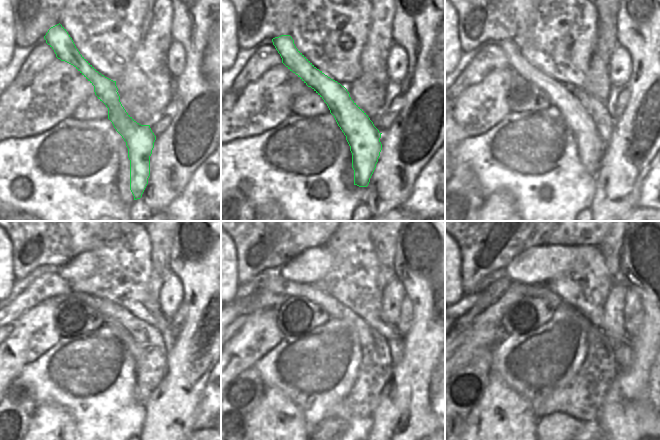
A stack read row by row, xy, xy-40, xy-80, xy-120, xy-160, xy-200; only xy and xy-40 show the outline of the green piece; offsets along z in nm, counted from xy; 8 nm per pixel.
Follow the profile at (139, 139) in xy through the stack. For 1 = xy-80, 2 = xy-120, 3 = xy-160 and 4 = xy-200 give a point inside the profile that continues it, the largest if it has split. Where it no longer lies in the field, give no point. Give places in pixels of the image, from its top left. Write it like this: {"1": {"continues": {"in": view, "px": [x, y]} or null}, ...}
{"1": {"continues": {"in": "xy-80", "px": [591, 147]}}, "2": {"continues": {"in": "xy-120", "px": [108, 310]}}, "3": {"continues": {"in": "xy-160", "px": [334, 308]}}, "4": {"continues": {"in": "xy-200", "px": [541, 291]}}}

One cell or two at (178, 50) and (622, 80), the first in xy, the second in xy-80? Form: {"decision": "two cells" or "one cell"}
{"decision": "one cell"}

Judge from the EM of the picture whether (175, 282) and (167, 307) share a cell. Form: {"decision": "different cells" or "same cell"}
{"decision": "same cell"}

